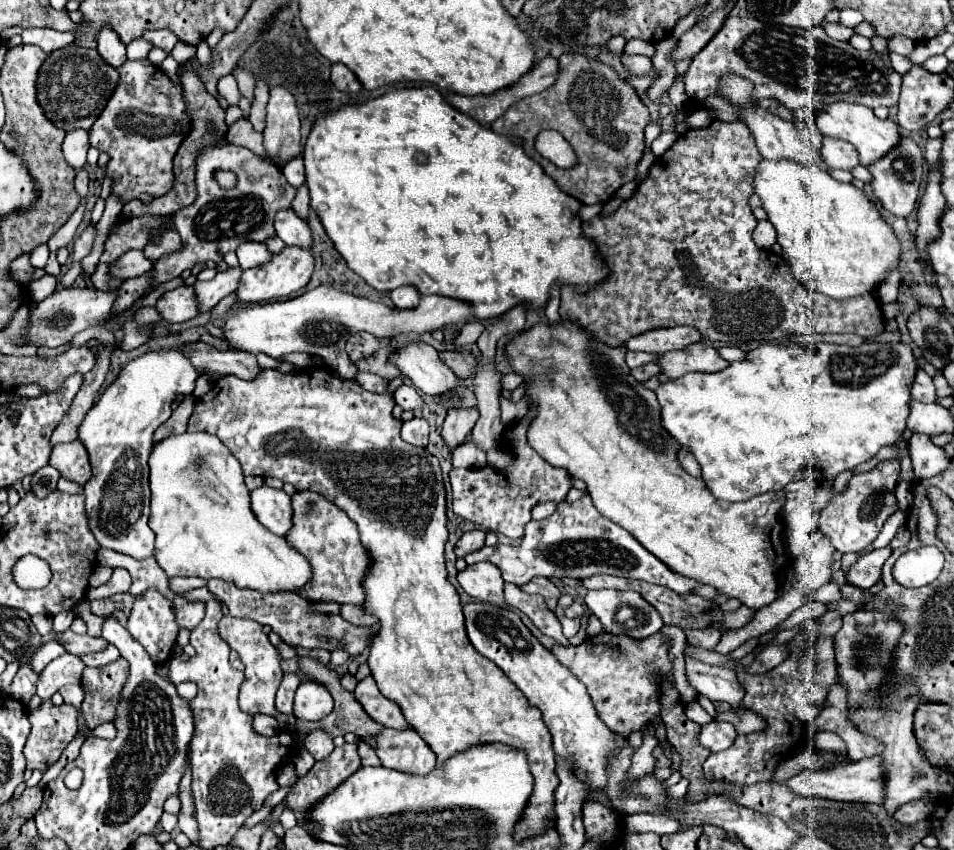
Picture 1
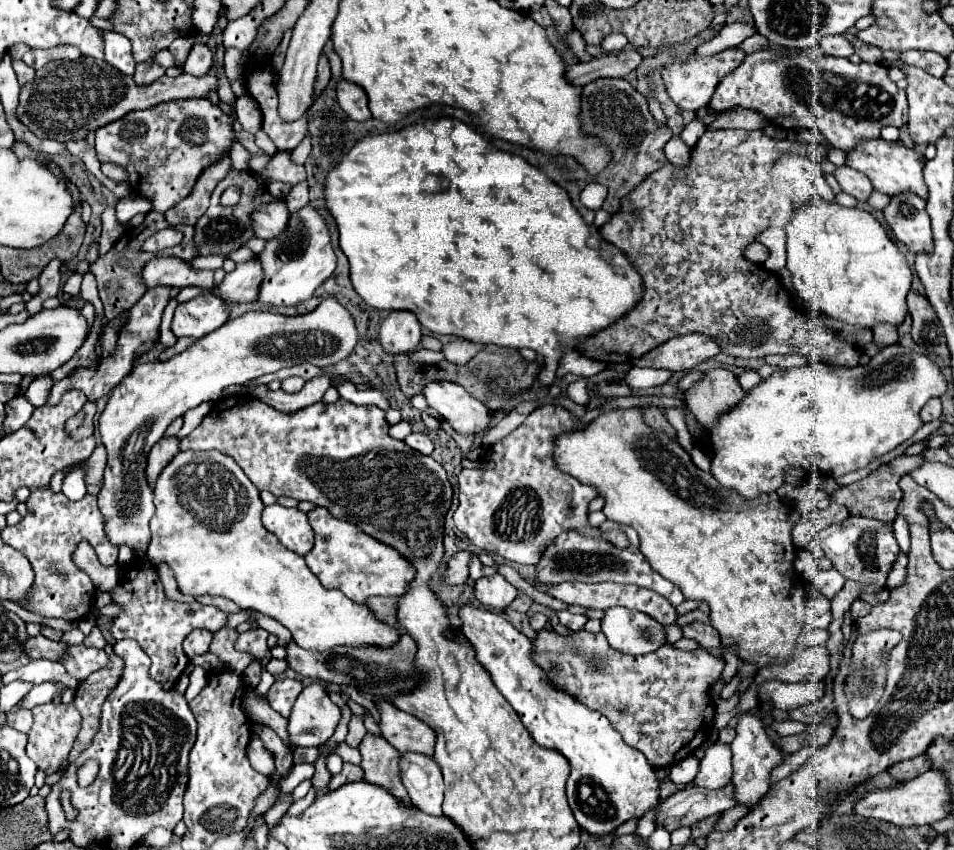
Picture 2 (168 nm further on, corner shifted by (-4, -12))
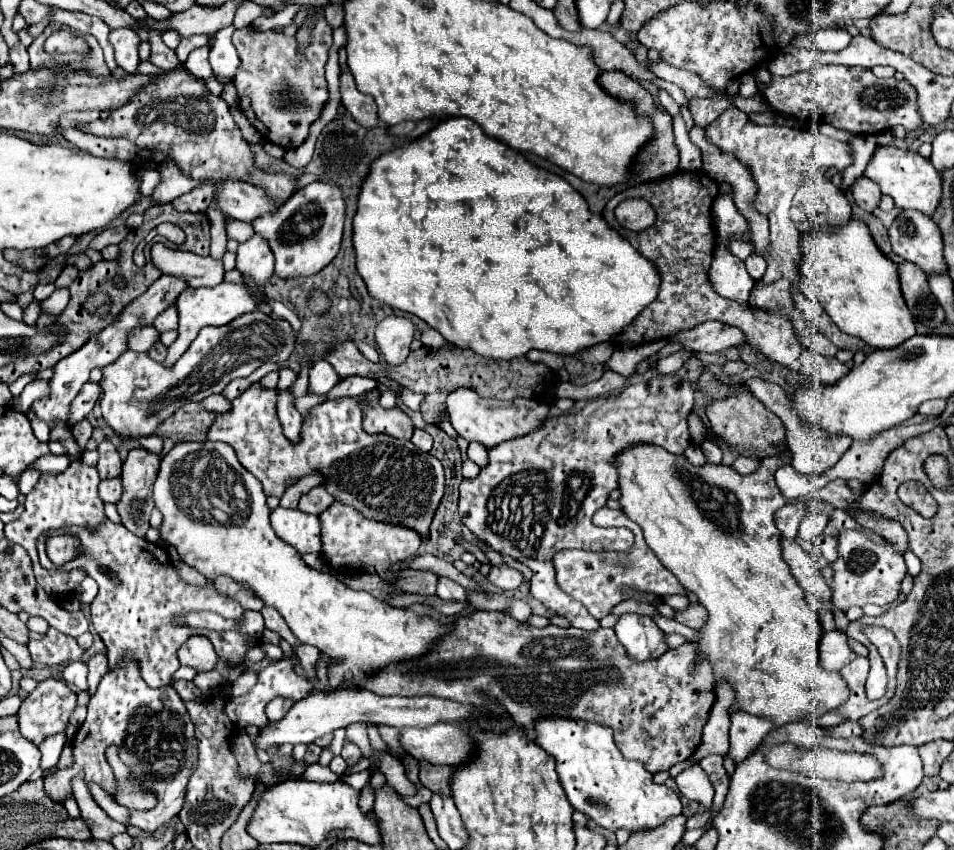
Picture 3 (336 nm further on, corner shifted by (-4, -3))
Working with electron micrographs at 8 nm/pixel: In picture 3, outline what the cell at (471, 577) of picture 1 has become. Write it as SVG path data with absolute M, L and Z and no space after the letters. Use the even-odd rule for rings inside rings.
M493 566L487 578L501 590L515 590L523 584L523 574L511 566Z

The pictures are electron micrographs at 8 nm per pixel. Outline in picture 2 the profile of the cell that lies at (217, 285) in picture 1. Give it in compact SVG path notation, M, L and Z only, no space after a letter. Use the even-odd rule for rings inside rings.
M239 263L235 271L227 273L223 283L217 285L217 293L225 303L253 303L257 299L259 283L263 279L261 263Z

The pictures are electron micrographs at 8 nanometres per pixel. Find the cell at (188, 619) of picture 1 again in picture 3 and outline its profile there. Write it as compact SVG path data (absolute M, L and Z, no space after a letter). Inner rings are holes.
M191 636L177 652L181 666L191 666L197 672L207 672L217 666L217 654L213 644L203 636Z

